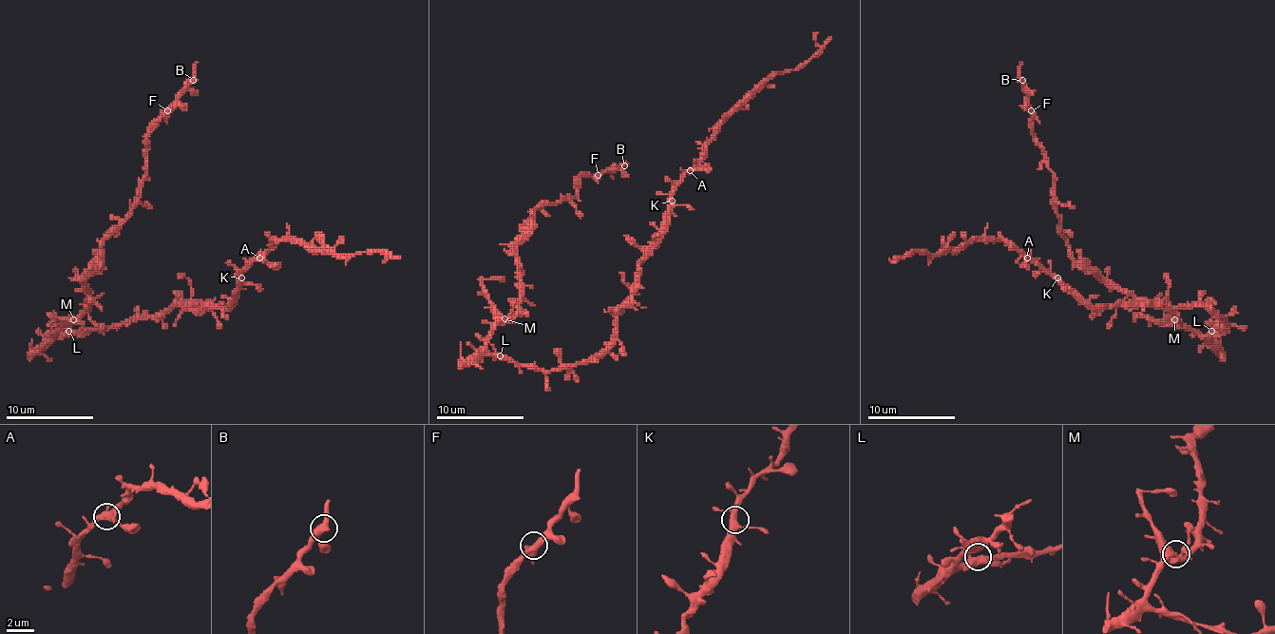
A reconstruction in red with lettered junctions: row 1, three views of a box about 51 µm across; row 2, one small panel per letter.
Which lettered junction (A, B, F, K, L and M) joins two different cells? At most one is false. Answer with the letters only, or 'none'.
none

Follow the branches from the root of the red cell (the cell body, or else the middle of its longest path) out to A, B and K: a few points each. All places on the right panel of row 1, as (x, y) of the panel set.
A: (1227, 324), (1205, 306), (1085, 306), (1026, 259)
B: (1227, 324), (1201, 336), (1166, 309), (1137, 302), (1096, 278), (1073, 257), (1022, 80)
K: (1227, 324), (1205, 306), (1085, 306), (1057, 278)

